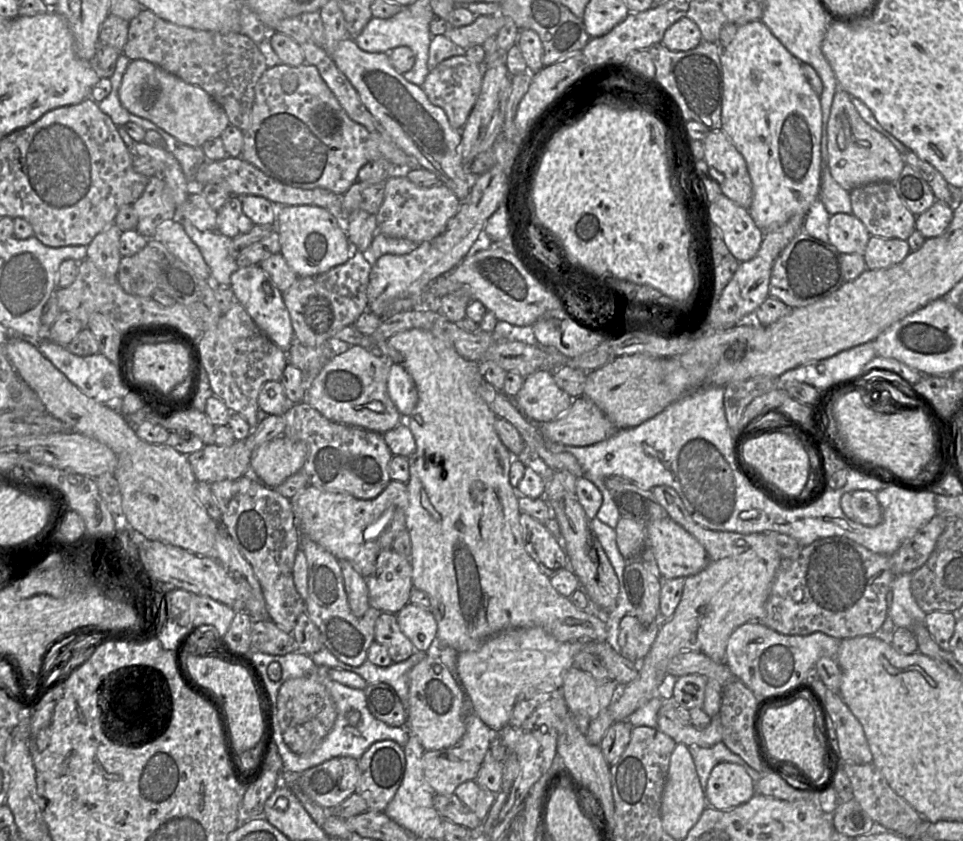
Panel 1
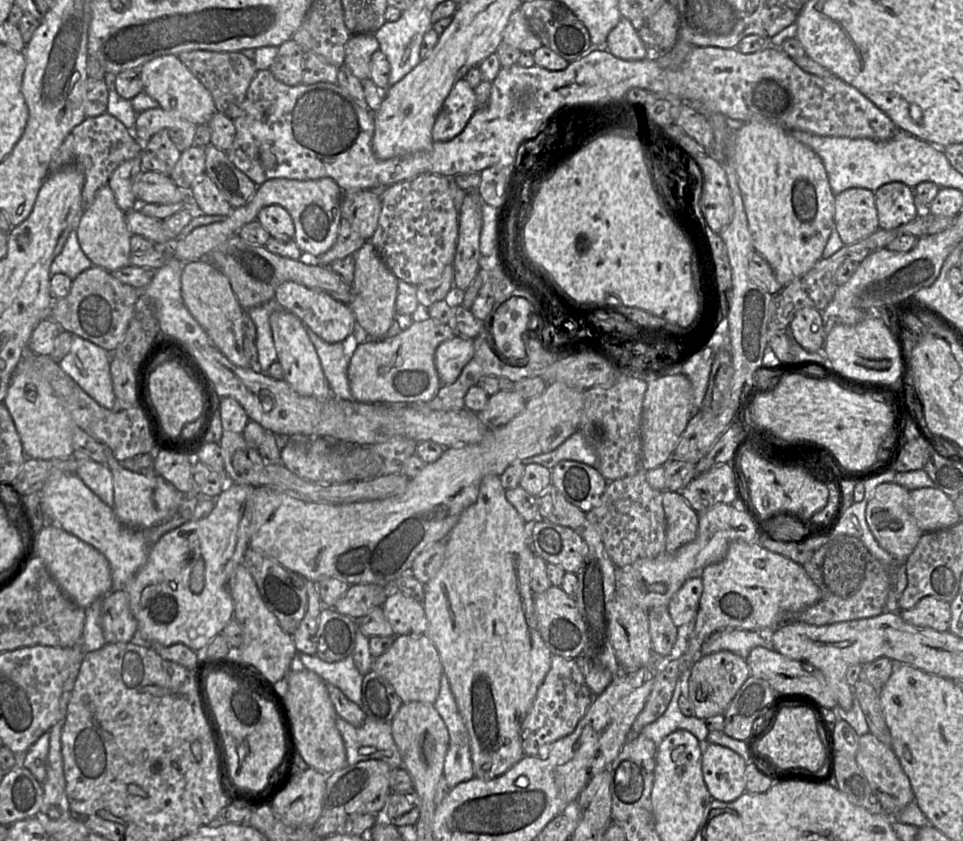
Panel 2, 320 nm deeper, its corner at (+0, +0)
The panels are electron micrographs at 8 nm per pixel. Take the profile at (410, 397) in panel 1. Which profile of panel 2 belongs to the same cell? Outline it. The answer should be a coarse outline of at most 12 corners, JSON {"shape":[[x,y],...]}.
{"shape":[[455,335],[435,351],[441,385],[452,384],[474,355]]}

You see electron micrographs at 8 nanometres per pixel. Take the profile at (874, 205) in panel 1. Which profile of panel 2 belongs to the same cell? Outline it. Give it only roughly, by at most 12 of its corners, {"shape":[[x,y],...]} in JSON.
{"shape":[[884,184],[874,192],[880,229],[917,217],[914,190]]}

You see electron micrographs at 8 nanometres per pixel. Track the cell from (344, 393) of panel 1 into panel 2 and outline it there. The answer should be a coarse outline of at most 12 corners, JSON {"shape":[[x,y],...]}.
{"shape":[[426,315],[357,346],[352,399],[425,403],[435,351],[455,336]]}

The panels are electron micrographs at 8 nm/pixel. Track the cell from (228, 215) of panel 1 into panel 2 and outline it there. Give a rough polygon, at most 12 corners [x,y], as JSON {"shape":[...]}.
{"shape":[[205,173],[191,195],[199,213],[228,216],[233,210]]}

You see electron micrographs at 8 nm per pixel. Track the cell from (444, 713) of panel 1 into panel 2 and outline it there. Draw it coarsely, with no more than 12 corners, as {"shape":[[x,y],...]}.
{"shape":[[394,636],[372,670],[403,703],[434,704],[443,666],[434,643]]}

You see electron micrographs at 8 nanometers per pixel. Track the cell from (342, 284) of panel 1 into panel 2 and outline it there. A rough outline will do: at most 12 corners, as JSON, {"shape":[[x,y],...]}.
{"shape":[[287,281],[274,298],[328,343],[353,333],[350,307]]}

